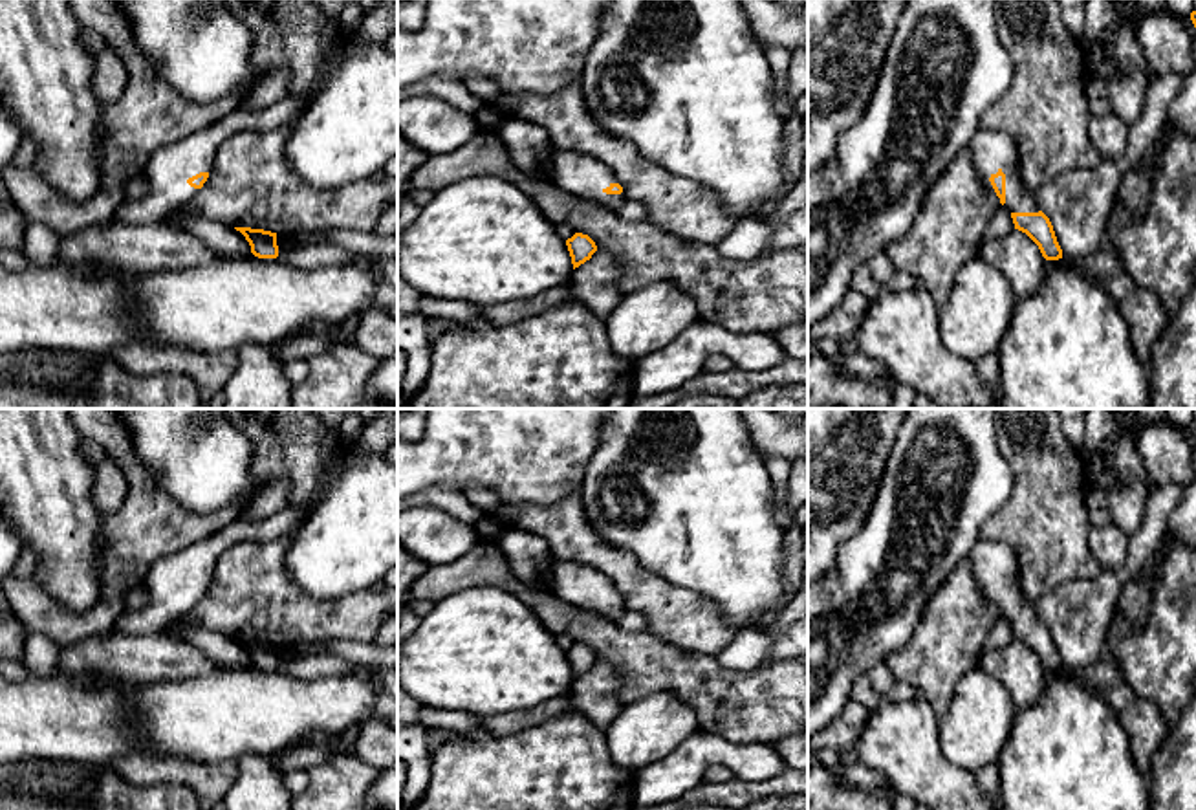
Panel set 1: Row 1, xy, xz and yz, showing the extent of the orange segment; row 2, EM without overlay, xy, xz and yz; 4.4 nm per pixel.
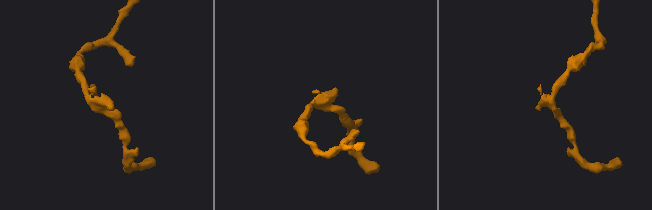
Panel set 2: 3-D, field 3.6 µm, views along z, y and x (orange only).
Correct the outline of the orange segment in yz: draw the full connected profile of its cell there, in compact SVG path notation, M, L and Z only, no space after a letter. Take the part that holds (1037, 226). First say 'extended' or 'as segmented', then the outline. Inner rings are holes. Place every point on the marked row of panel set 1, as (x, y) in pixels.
extended; M980 126L969 148L978 178L1007 207L1015 229L1026 233L1046 260L1062 258L1049 218L1037 205L1035 192L1027 191L1020 180L1013 139L1006 132Z

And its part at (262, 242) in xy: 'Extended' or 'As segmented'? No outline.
As segmented

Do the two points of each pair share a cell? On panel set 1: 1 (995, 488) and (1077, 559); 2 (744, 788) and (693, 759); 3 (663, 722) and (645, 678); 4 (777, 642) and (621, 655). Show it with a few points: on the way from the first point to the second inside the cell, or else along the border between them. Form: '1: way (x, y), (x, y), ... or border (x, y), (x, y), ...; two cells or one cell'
1: border (1006, 457), (1011, 493), (982, 534); two cells
2: border (731, 774), (750, 781), (766, 781), (775, 776); two cells
3: border (623, 704), (660, 691), (673, 691), (691, 708); two cells
4: border (715, 656), (728, 667), (742, 671), (759, 667); two cells

